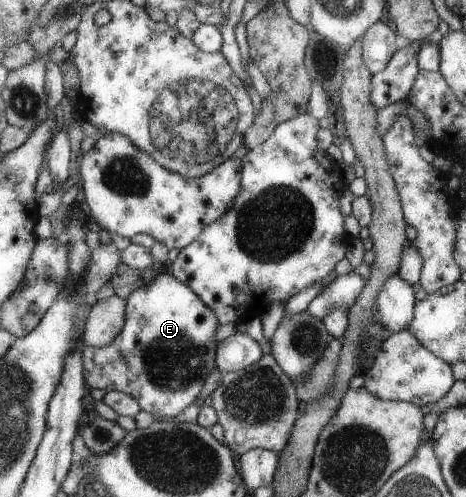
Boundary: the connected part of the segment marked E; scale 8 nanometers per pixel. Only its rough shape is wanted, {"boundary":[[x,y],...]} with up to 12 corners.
{"boundary":[[161,270],[127,299],[87,384],[155,419],[216,368],[214,312]]}

